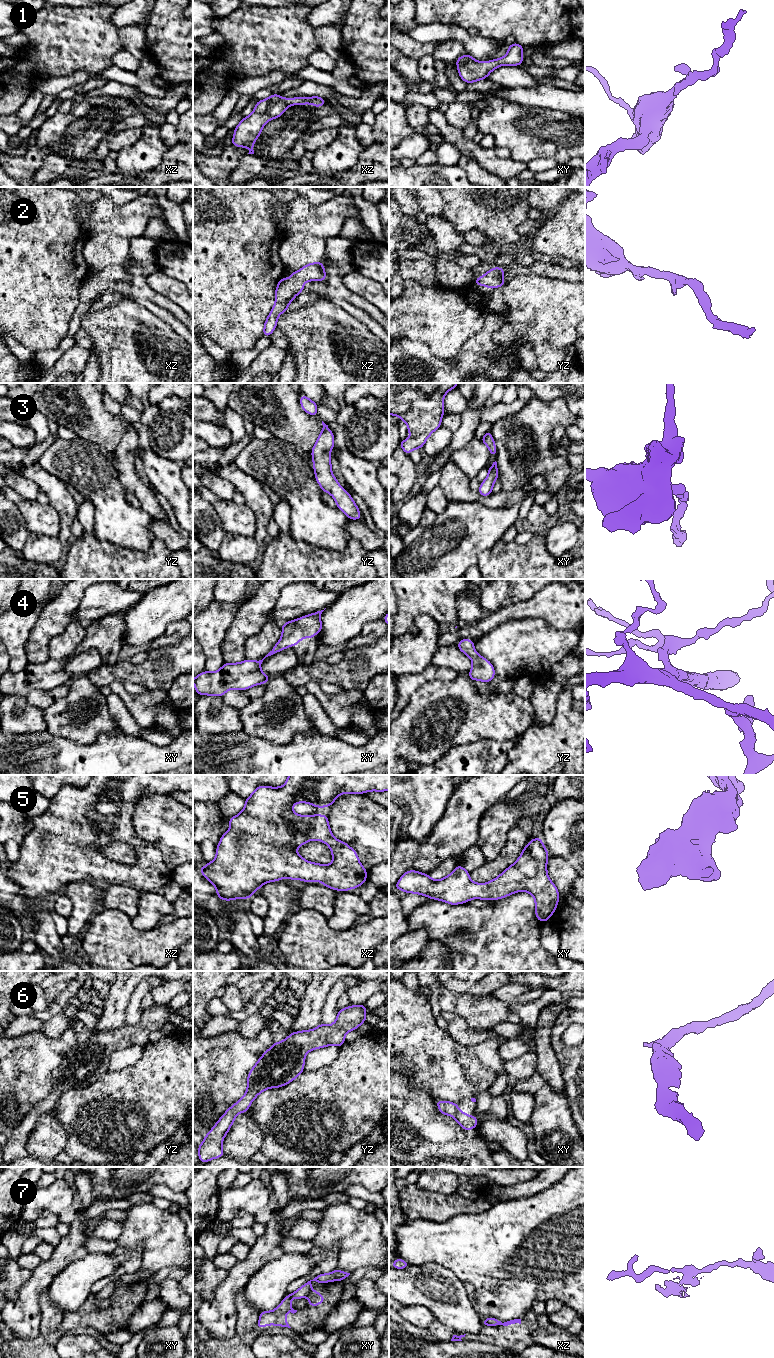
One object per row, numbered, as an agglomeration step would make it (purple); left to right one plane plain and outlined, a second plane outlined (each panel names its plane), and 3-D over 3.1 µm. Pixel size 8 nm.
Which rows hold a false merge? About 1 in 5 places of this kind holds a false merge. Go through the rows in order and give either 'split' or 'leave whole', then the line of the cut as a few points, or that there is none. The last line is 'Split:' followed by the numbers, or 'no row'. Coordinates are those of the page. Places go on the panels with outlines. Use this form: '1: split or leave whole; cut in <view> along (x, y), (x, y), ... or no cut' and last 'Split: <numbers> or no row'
1: leave whole; no cut
2: leave whole; no cut
3: leave whole; no cut
4: leave whole; no cut
5: leave whole; no cut
6: leave whole; no cut
7: split; cut in xy along (310, 1290), (306, 1295)
Split: 7

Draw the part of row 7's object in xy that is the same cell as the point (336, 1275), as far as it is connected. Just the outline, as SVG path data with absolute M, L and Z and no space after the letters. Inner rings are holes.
M335 1269L331 1273L324 1274L321 1273L317 1277L315 1277L313 1280L308 1281L304 1285L302 1285L298 1290L293 1292L291 1294L292 1298L300 1299L306 1297L312 1288L311 1282L315 1281L316 1283L328 1283L331 1281L343 1281L346 1277L348 1277L350 1273L340 1271L338 1269Z

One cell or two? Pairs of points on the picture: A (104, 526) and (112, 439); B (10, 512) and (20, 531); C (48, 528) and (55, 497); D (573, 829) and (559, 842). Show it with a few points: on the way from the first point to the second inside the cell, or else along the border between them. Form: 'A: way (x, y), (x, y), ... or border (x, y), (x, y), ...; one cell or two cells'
A: border (79, 437), (92, 441), (100, 447); two cells
B: way (10, 517), (10, 521), (15, 526); one cell
C: border (49, 503), (58, 514), (59, 530); two cells
D: way (570, 831), (562, 839); one cell

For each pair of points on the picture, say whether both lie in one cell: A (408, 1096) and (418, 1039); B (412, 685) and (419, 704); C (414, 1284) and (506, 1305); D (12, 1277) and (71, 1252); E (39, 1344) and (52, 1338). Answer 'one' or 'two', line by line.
A: two
B: two
C: two
D: two
E: one

